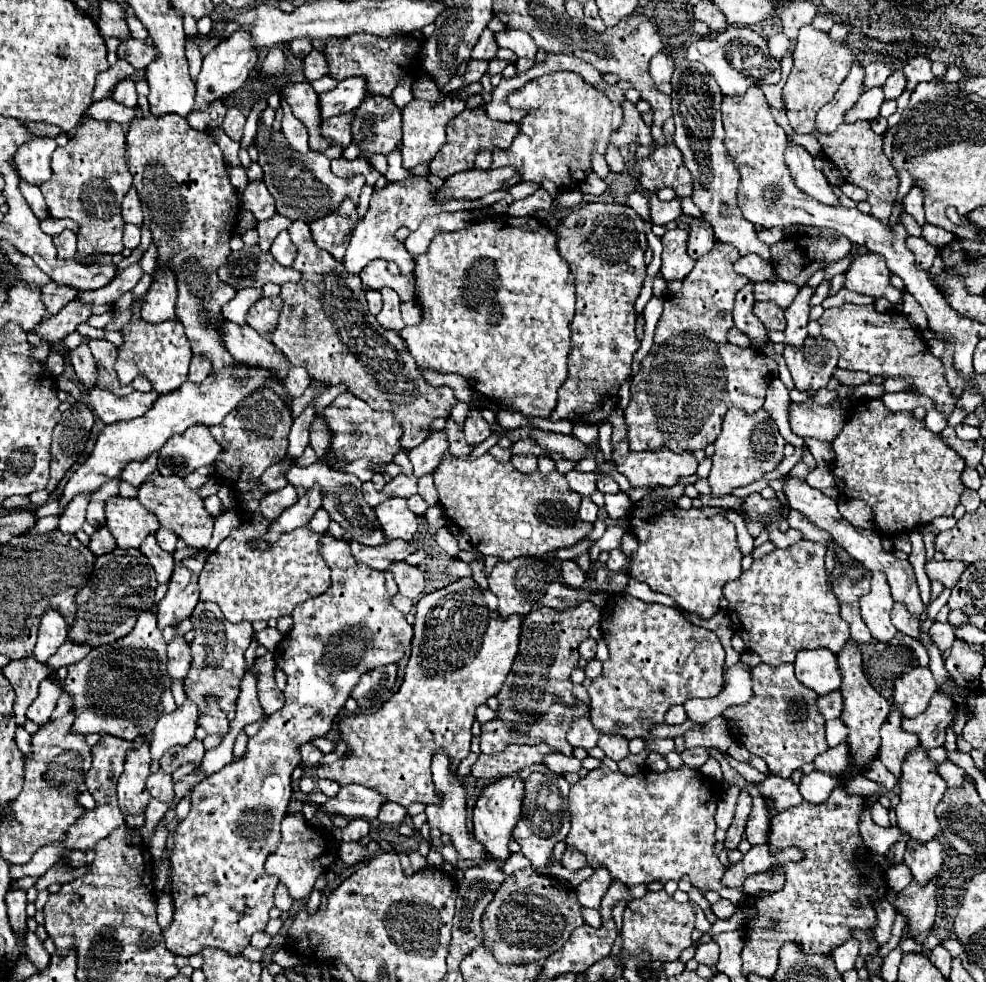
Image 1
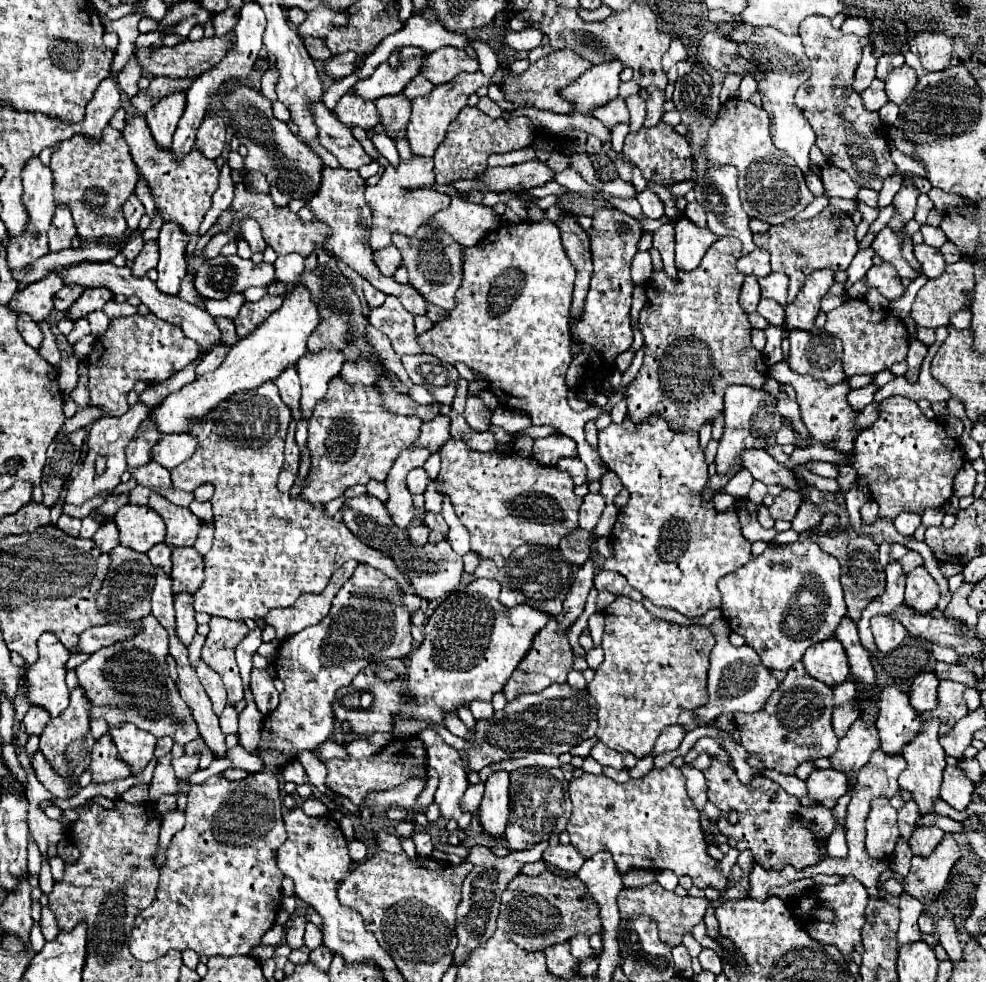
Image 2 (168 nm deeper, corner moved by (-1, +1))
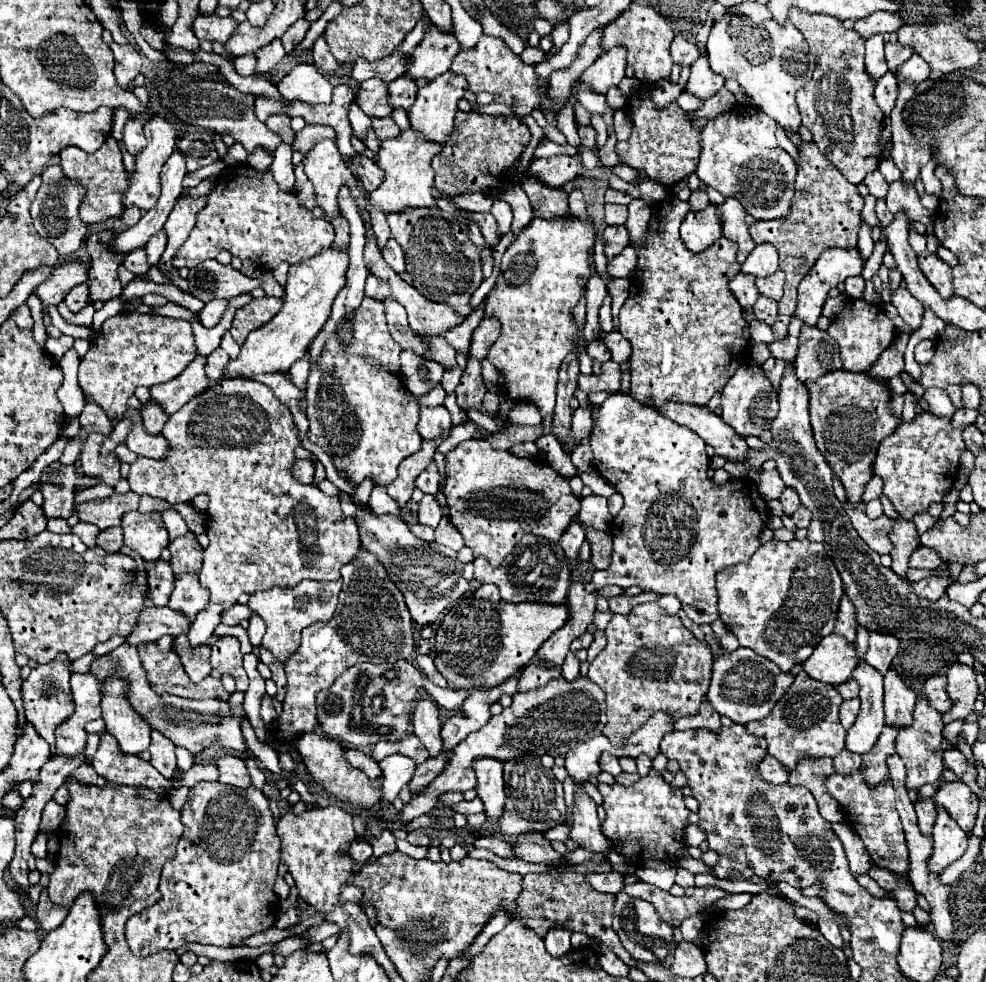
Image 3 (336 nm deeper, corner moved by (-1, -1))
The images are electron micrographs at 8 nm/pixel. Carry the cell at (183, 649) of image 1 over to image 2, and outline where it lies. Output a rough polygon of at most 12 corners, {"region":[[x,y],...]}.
{"region":[[175,594],[177,636],[189,646],[195,632],[193,594]]}

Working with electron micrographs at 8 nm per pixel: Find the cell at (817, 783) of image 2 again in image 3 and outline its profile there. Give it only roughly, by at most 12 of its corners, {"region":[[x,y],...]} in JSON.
{"region":[[825,778],[879,868],[907,876],[893,784]]}

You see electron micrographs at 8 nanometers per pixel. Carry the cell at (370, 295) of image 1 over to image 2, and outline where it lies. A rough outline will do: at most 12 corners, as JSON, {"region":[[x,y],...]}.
{"region":[[365,284],[365,298],[369,308],[377,308],[385,302],[385,294]]}

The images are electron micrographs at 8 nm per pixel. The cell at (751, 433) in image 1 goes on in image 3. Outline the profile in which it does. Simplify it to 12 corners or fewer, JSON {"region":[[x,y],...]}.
{"region":[[755,362],[729,378],[721,418],[741,438],[767,432],[777,392]]}

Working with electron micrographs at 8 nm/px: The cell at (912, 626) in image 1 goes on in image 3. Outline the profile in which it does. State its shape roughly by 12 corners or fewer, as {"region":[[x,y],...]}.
{"region":[[949,578],[913,582],[919,598],[939,600],[949,586]]}

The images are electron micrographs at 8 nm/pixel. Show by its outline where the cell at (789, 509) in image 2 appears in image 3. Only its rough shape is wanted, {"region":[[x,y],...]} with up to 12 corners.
{"region":[[787,488],[779,502],[783,512],[791,516],[799,506],[795,490]]}

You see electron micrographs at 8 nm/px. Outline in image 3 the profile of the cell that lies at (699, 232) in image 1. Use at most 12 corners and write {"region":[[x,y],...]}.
{"region":[[705,186],[691,192],[689,206],[701,212],[709,206]]}

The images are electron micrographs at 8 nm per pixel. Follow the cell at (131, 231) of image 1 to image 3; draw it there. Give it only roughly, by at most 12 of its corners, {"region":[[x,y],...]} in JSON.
{"region":[[145,248],[125,256],[123,266],[135,276],[145,276],[149,262]]}

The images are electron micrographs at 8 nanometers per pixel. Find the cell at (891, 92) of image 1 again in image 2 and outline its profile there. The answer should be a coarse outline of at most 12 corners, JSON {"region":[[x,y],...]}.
{"region":[[903,64],[885,78],[891,102],[901,104],[917,84],[917,74]]}

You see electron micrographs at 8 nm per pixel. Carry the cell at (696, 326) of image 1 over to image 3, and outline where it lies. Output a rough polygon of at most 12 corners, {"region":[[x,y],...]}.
{"region":[[651,206],[619,332],[639,402],[707,406],[749,362],[737,244]]}

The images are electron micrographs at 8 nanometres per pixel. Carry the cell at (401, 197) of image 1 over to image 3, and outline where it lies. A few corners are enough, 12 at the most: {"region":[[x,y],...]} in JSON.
{"region":[[415,130],[381,142],[385,214],[437,208],[431,158],[441,146]]}

